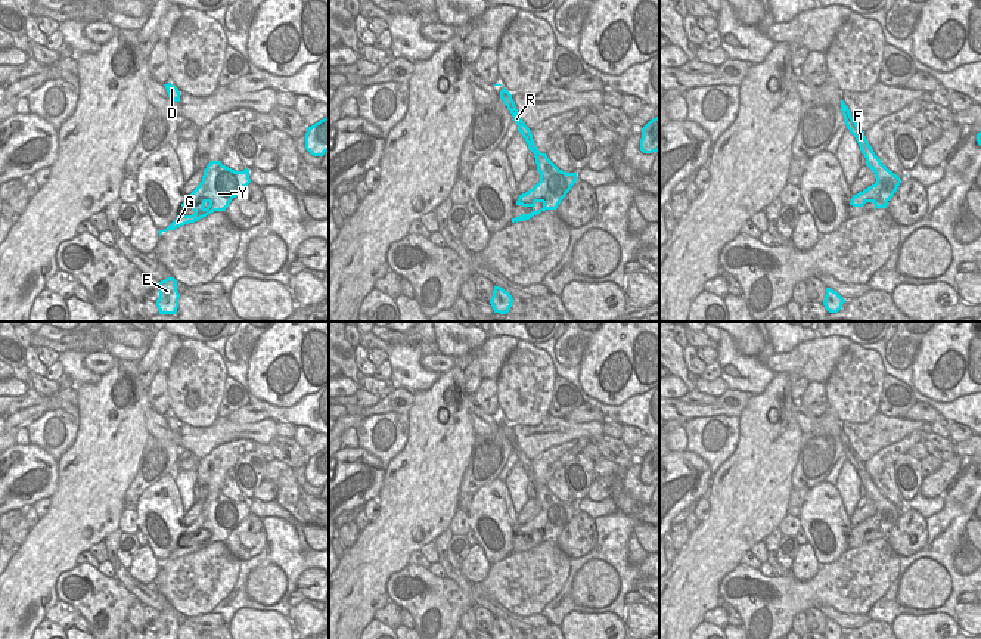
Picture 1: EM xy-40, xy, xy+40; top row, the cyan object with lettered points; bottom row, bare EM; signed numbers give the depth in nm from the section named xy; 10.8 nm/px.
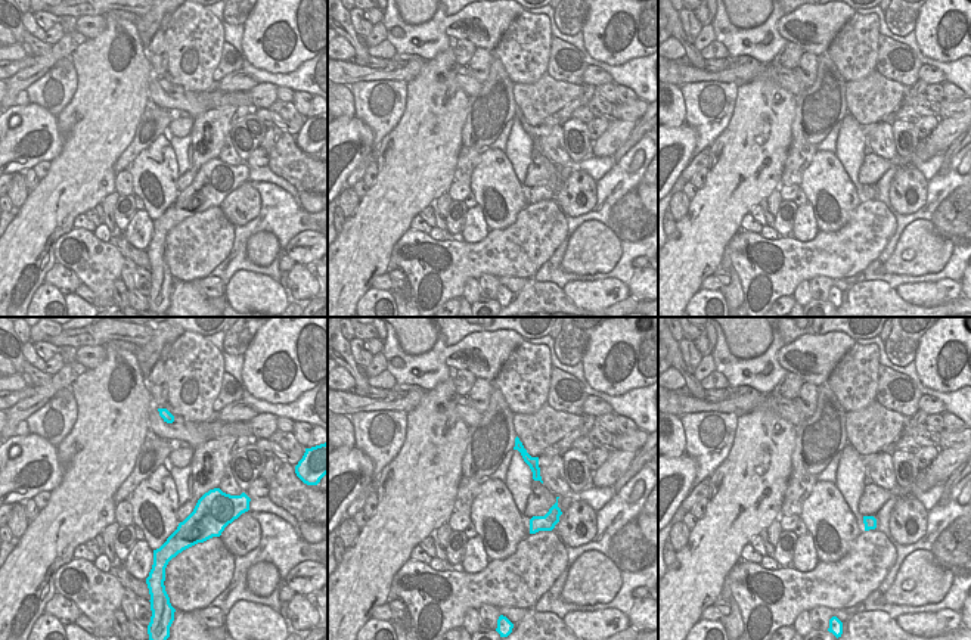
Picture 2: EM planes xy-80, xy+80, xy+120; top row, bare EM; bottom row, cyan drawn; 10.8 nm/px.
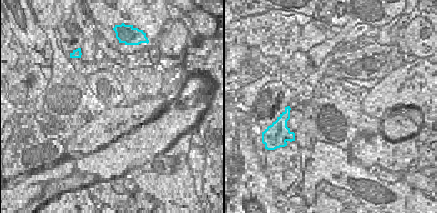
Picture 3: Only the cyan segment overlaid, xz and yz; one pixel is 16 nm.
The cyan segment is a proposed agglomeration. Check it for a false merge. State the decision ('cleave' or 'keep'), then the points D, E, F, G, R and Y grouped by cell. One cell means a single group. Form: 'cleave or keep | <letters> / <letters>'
keep | D E F G R Y

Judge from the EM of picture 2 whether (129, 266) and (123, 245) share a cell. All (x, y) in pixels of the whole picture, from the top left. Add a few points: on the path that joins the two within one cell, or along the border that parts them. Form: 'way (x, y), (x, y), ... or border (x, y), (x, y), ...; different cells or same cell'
border (126, 257), (137, 266); different cells

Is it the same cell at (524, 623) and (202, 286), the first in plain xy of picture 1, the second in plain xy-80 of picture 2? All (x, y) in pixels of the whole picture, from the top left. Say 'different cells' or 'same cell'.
same cell

